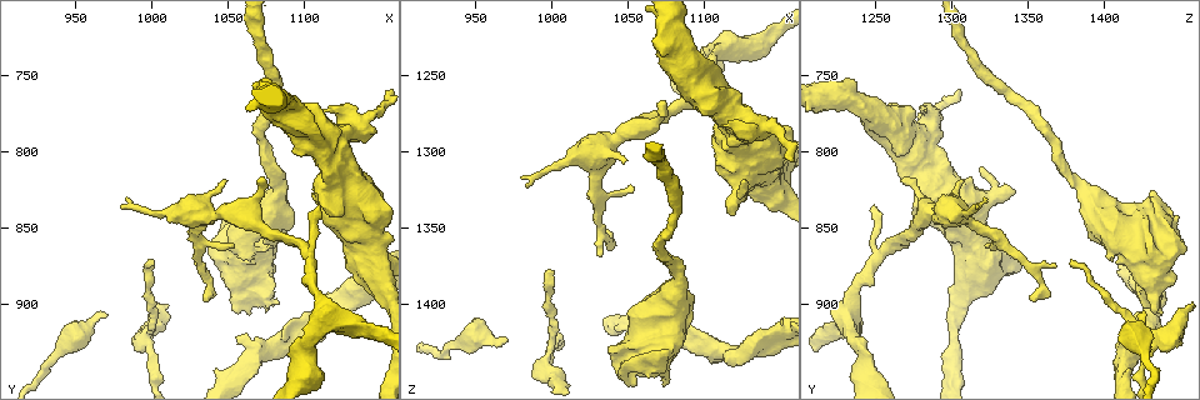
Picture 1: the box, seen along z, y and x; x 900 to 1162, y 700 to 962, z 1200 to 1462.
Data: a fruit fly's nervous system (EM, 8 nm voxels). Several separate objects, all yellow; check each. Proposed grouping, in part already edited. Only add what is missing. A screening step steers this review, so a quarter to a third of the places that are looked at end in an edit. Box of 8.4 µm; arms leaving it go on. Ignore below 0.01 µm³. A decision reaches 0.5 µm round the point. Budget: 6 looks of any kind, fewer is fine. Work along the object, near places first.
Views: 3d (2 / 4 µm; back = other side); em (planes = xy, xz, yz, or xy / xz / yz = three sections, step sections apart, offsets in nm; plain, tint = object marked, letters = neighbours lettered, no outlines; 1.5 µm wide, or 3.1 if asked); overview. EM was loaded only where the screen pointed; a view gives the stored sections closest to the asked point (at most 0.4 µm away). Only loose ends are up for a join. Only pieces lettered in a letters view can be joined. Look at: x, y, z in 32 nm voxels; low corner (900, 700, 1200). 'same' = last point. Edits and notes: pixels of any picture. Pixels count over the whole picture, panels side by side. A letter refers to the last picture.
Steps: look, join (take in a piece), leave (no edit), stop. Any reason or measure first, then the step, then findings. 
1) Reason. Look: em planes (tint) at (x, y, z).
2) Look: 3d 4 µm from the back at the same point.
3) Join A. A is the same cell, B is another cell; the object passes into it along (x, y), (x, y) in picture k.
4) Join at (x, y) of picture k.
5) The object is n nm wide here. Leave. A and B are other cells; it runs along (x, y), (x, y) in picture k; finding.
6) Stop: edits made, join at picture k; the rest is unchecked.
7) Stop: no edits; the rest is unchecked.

Tapers out. Look: 3d 2 µm at (970, 906, 1422).

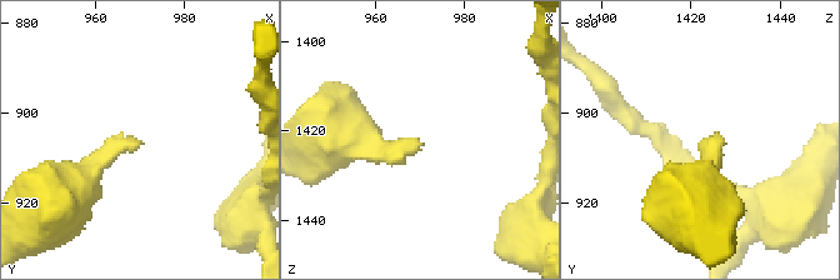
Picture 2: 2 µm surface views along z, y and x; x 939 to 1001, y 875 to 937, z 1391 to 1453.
Look: em xy step 8 (letters) at (969, 906, 1423).

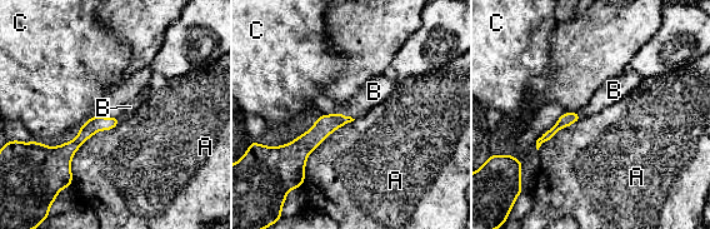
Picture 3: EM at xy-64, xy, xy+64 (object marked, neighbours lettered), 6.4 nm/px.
Look: em planes (letters) at the same point.

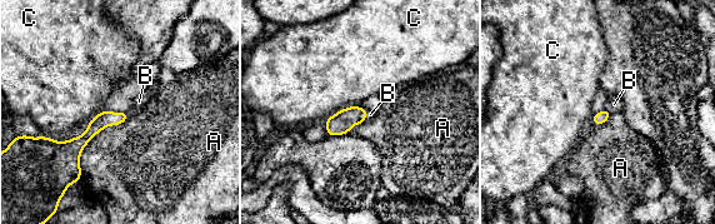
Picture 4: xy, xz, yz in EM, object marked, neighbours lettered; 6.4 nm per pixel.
The longest contact is with A, 480 nm. Join B. B is the same cell, A and C are other cells; it goes on there.

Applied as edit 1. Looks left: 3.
Thin end. Look: em yz step 8 (letters) at (998, 872, 1376).

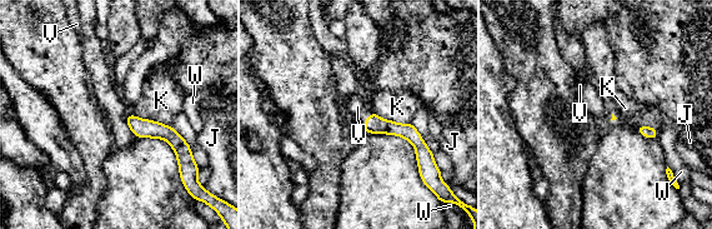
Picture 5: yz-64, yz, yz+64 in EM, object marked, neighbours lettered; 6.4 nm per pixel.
Join V. V is the same cell, J, K and W are other cells; it goes on there.

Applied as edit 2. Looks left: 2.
Redraw. Look: overview.

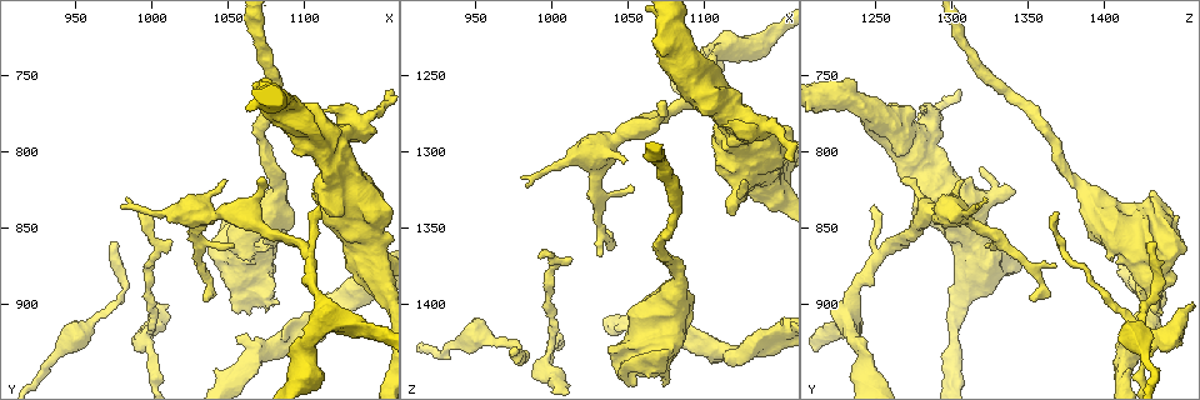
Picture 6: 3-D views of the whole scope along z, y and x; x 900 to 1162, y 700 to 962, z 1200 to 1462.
Branch stops here. Look: em planes (letters) at (1110, 772, 1280).

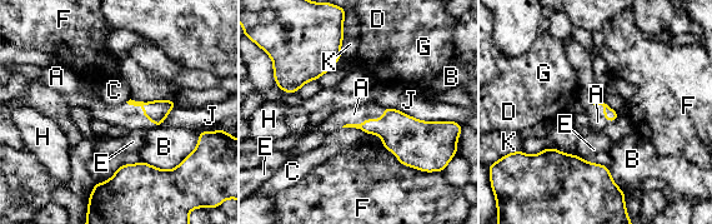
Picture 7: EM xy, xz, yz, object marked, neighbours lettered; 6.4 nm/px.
Join A. A is the same cell, B, C, D, E, F, G, H, J and K are other cells; the object passes into it along (401, 134), (366, 119), (354, 114) in picture 7; it goes on there.

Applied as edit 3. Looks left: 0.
Stop: edits made, join at picture 4, join at picture 5, join at picture 7; the rest is unchecked.

